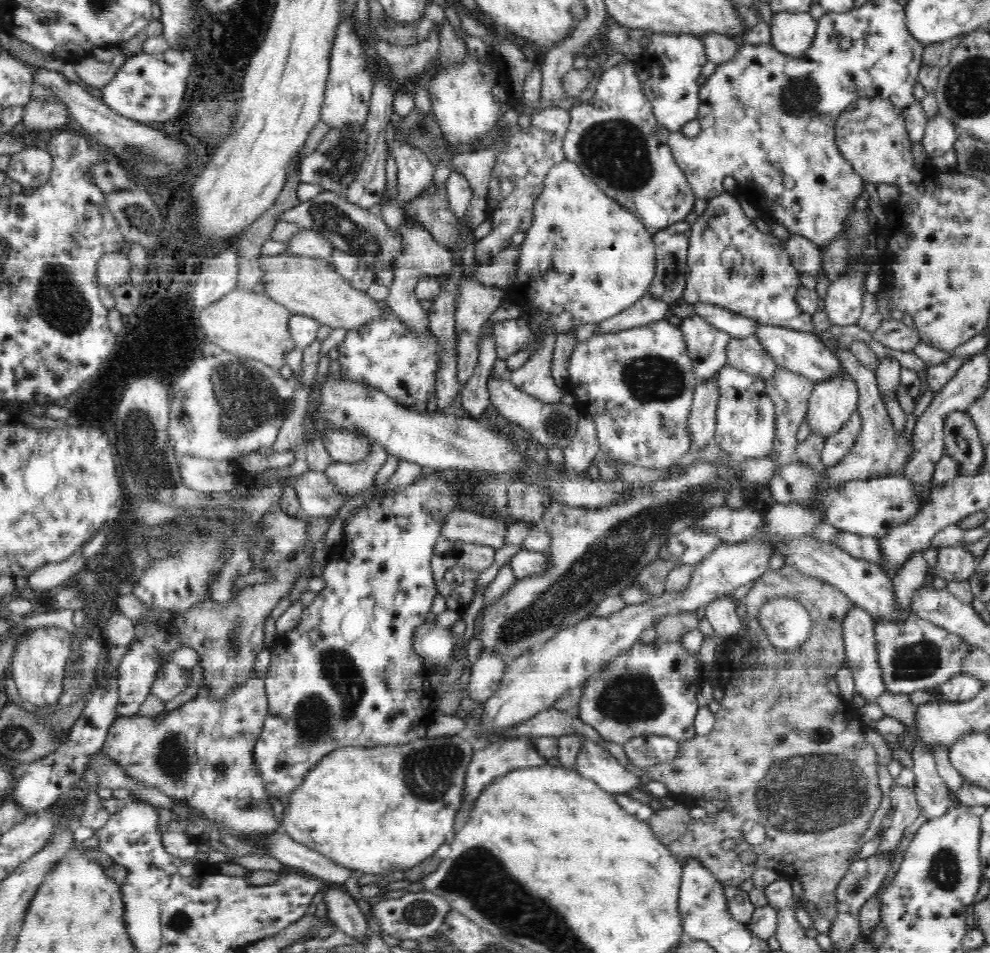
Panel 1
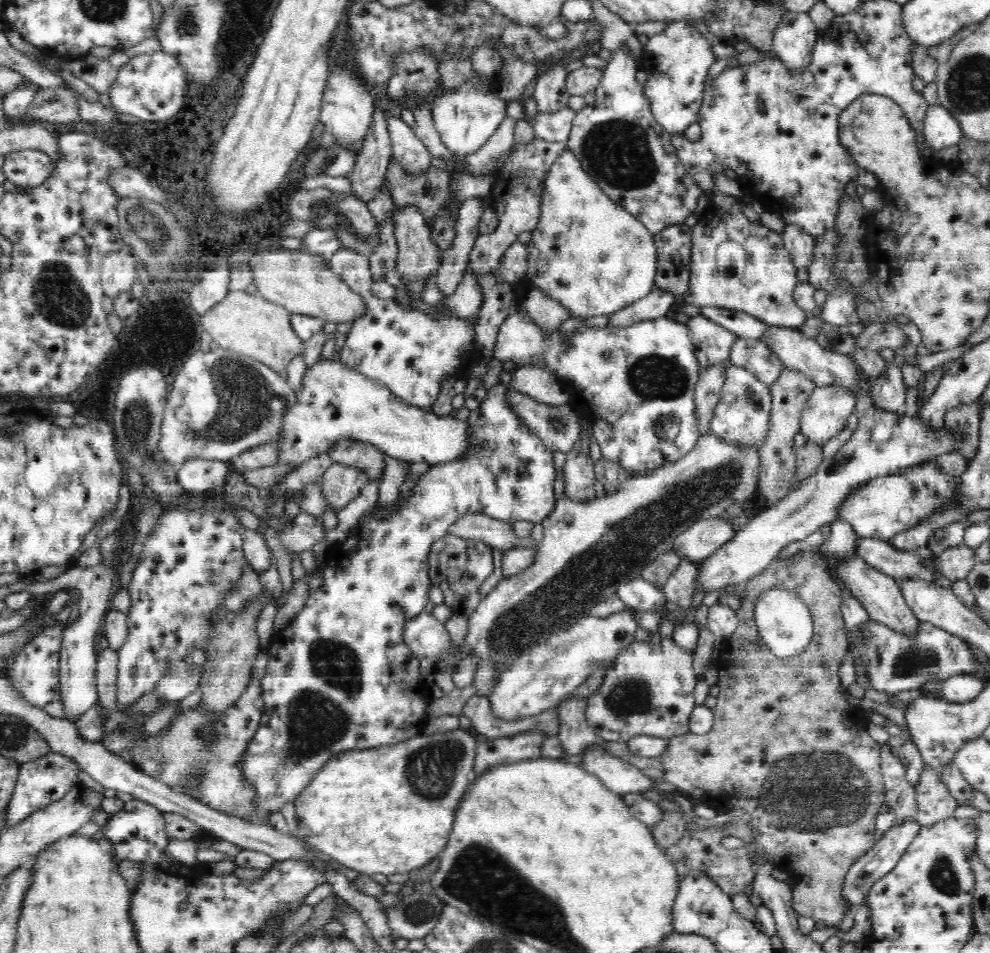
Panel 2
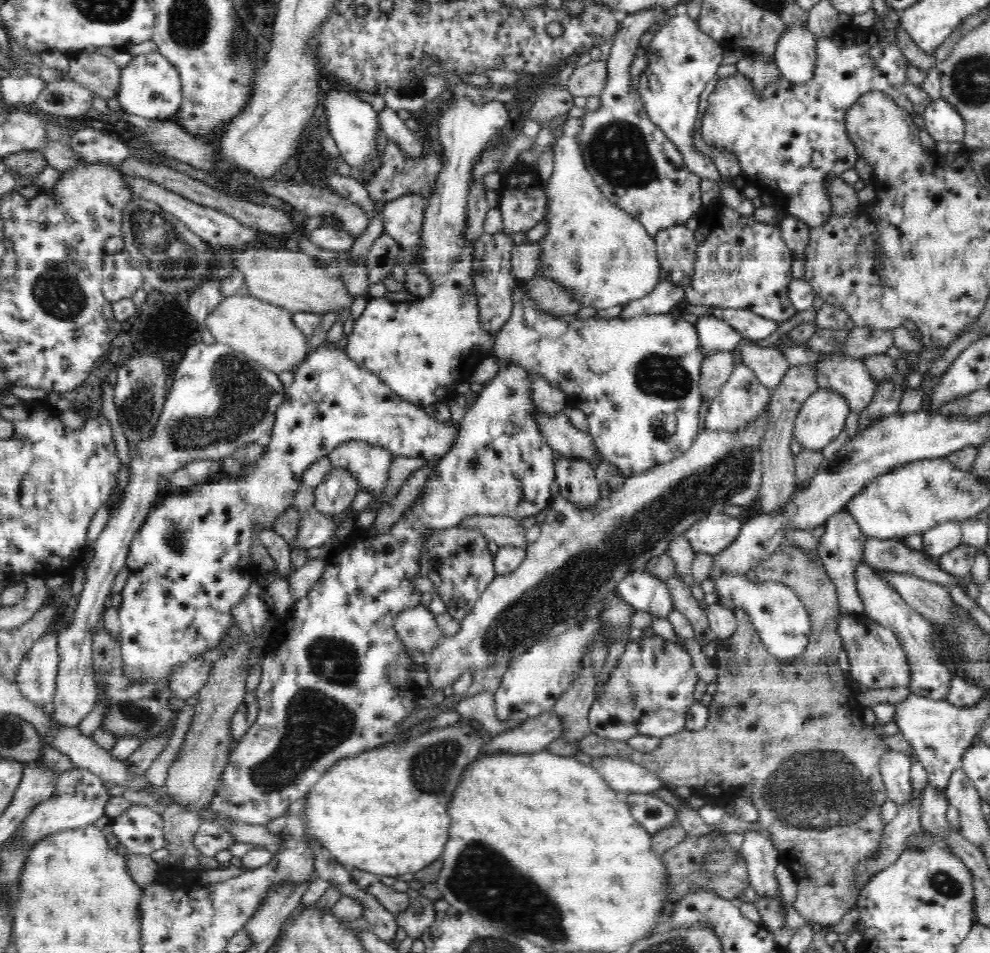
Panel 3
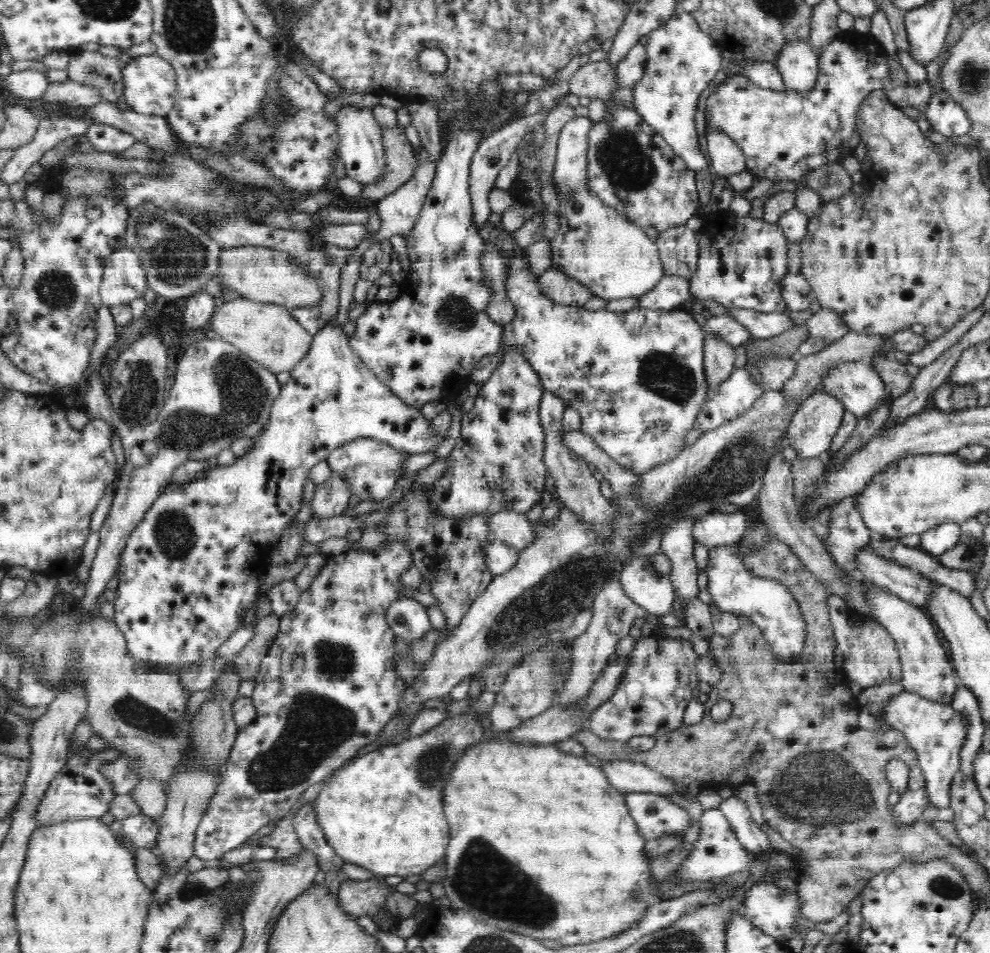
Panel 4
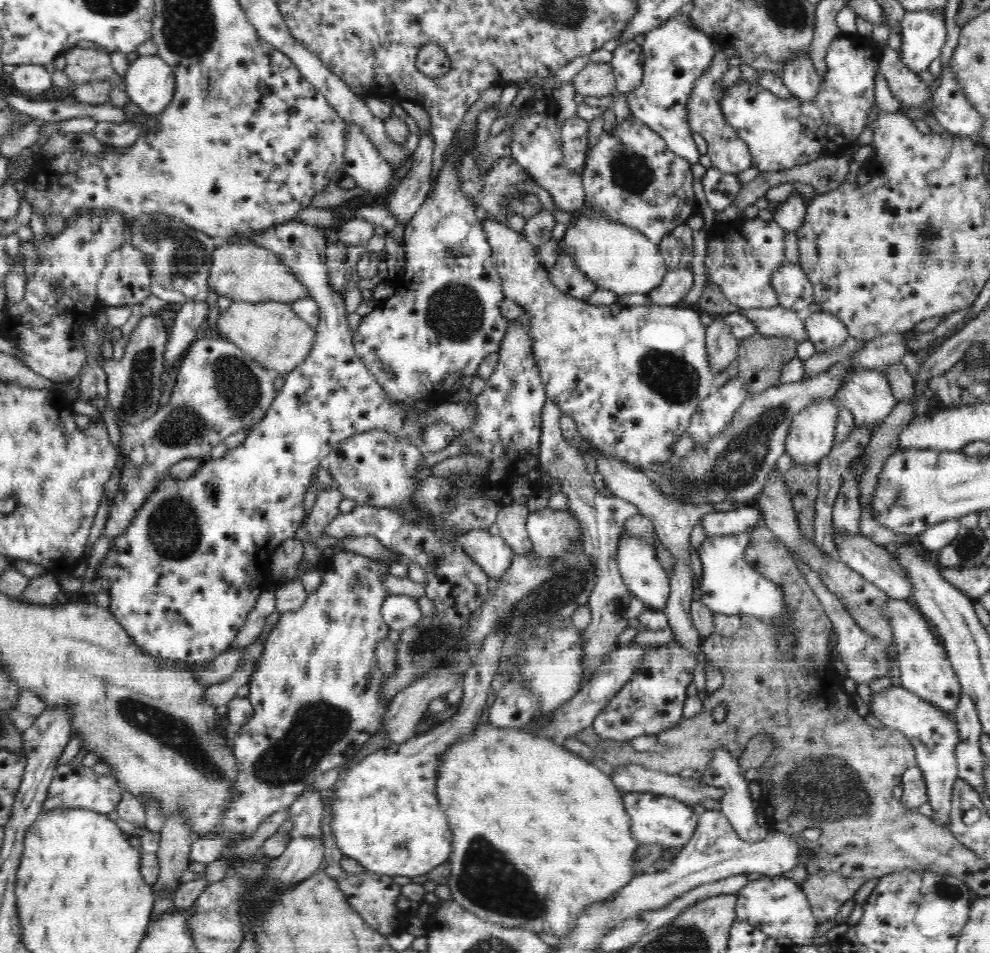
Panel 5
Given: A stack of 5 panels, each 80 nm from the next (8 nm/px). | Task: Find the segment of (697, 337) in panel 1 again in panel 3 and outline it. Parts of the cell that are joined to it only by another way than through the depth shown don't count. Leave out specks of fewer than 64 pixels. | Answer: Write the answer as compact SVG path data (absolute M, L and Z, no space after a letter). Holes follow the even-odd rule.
M712 314L698 318L694 329L697 331L697 337L700 338L700 352L704 357L710 353L734 351L743 340L738 330L732 329L728 322Z

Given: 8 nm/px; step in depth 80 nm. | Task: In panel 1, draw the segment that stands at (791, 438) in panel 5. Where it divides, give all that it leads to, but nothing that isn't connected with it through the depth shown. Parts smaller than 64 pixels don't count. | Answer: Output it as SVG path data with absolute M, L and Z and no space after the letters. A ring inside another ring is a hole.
M847 371L815 383L805 416L811 434L824 438L836 434L857 410L858 404L858 383Z

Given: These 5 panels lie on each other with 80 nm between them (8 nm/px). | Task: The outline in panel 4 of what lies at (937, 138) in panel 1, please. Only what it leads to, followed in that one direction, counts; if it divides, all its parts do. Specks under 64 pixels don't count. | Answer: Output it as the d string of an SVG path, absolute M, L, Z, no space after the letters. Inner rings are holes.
M942 89L928 102L925 112L931 130L942 136L964 136L970 133L972 124L962 105L956 104L948 90Z

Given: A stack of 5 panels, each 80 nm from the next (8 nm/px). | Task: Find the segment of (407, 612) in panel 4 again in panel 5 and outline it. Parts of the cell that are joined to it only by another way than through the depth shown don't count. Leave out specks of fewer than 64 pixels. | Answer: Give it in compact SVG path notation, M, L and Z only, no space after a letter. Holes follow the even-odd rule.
M392 594L383 604L382 615L388 629L400 632L402 629L414 627L424 616L416 599L404 594Z

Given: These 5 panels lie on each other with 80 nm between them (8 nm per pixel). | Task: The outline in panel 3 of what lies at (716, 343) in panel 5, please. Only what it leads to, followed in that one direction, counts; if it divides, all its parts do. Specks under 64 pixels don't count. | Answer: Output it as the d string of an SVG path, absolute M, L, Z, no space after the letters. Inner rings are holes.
M720 351L703 358L701 366L700 393L702 402L711 401L724 386L734 367L734 352Z

